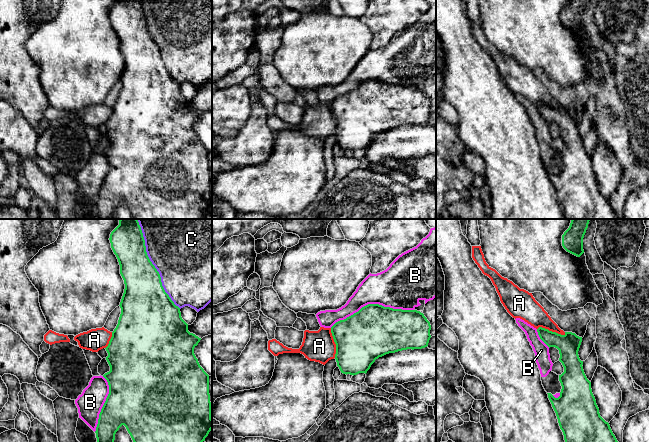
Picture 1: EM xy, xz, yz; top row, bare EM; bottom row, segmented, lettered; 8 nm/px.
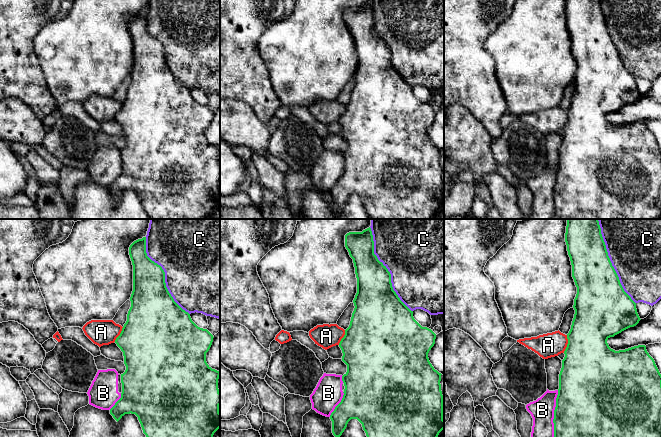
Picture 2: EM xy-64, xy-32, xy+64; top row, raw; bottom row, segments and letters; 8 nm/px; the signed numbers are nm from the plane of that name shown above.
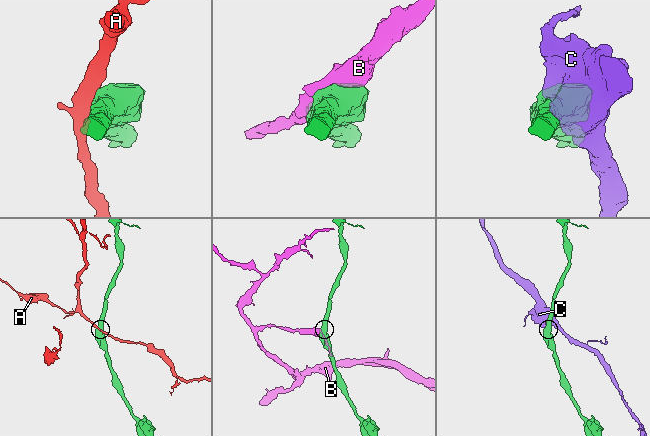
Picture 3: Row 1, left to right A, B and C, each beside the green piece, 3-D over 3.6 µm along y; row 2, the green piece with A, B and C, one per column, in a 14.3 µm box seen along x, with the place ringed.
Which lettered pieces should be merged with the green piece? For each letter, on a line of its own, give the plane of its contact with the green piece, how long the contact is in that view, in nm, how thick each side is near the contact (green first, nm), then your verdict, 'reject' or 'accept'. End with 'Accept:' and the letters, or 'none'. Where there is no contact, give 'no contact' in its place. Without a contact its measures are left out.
A: contact in yz; length 240 nm; calibres 180 and 190 nm; reject
B: contact in xz; length 700 nm; calibres 420 and 340 nm; reject
C: contact in xy; length 800 nm; calibres 320 and 500 nm; reject
Accept: none

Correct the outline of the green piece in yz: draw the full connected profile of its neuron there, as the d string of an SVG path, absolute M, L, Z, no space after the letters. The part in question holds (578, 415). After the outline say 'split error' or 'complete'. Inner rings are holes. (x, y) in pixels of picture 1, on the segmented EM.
M539 327L537 332L540 339L549 348L555 347L559 350L559 361L564 367L564 372L559 375L562 386L560 396L555 398L551 393L547 394L556 413L565 442L618 442L609 423L600 416L599 408L592 393L591 382L584 373L583 361L578 355L582 337L572 332L565 332L564 335L561 335L542 327Z | complete

